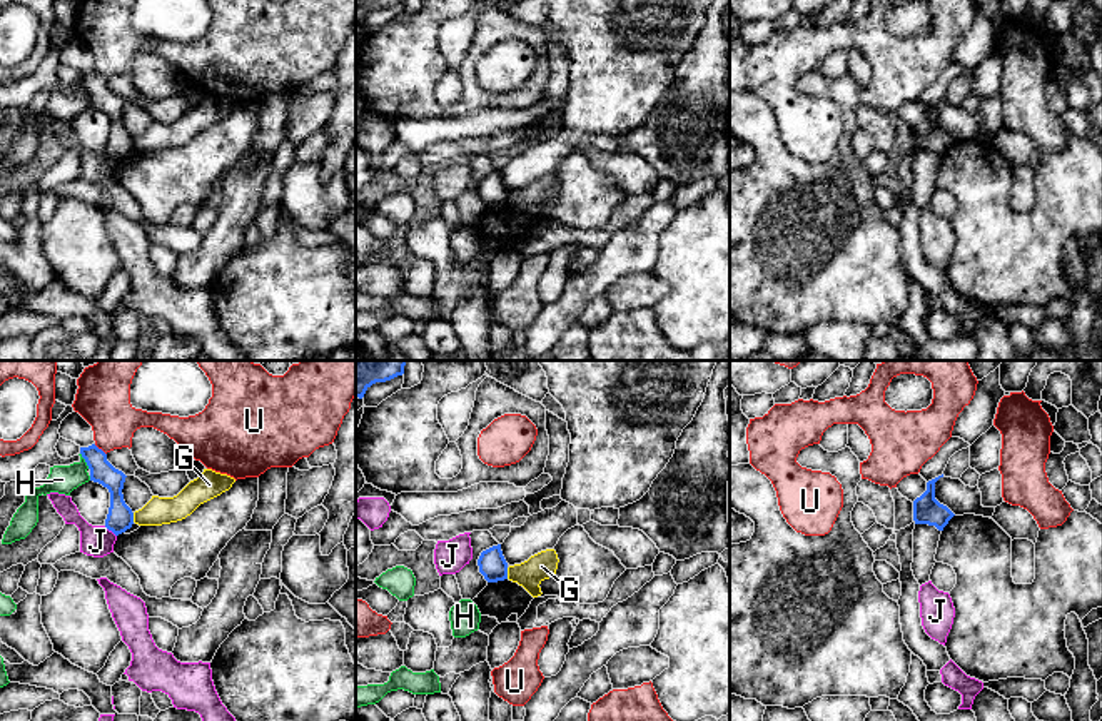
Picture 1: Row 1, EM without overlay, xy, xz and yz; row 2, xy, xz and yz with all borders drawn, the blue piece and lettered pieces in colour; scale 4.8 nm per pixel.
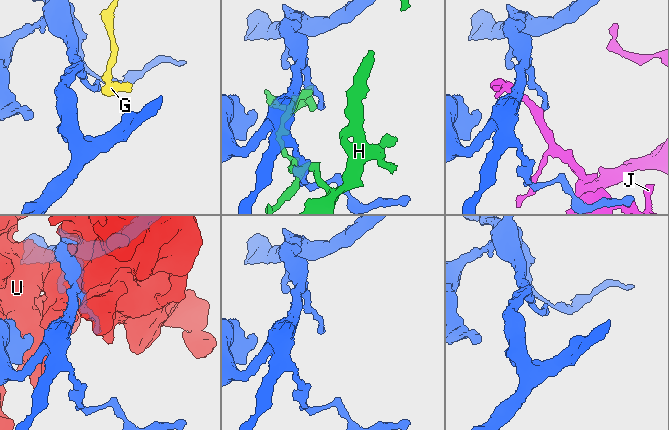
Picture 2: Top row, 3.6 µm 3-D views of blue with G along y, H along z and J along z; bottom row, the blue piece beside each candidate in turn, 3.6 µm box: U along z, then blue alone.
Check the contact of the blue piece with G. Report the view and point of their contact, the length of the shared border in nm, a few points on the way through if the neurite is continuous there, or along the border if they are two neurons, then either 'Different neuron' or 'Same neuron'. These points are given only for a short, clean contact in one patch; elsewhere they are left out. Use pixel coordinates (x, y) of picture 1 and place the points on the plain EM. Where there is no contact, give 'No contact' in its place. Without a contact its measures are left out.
Touches blue at xz (506, 199). Shared border 60 nm. Boundary: xz (506, 194), (508, 204). Different neuron

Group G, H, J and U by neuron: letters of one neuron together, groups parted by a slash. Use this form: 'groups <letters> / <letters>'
groups G / H / J / U

